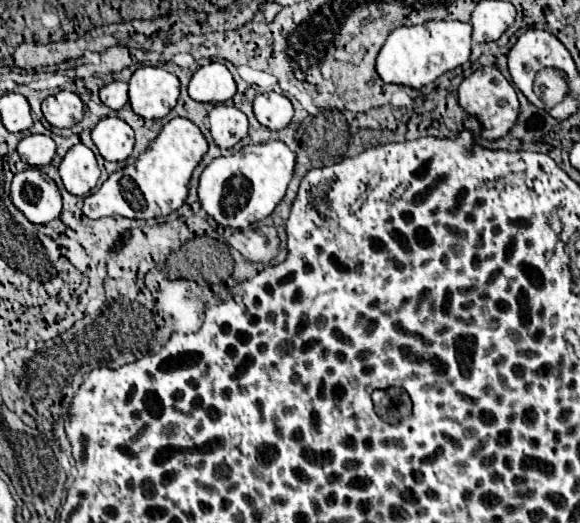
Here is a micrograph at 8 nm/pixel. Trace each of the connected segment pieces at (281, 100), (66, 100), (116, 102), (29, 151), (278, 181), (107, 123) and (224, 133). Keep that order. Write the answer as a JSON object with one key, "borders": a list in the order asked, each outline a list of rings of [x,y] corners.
{"borders":[[[[267,92],[257,96],[253,102],[253,110],[259,124],[269,130],[281,130],[293,118],[293,104],[277,92]]],[[[59,92],[43,102],[43,116],[55,128],[73,128],[83,120],[83,102],[73,92]]],[[[111,82],[101,88],[101,102],[109,106],[111,110],[121,110],[129,102],[127,94],[127,84],[125,82]]],[[[41,134],[25,136],[17,150],[19,150],[21,160],[29,166],[35,166],[35,168],[51,164],[51,160],[57,154],[57,146],[55,146],[53,138],[51,136],[41,136]]],[[[265,142],[265,144],[249,144],[231,156],[215,158],[201,174],[199,180],[199,200],[203,210],[213,216],[221,226],[233,226],[239,230],[247,230],[251,224],[267,218],[275,206],[283,200],[287,184],[291,182],[295,168],[295,152],[283,142]]],[[[117,116],[103,118],[91,132],[99,154],[109,162],[123,162],[131,156],[135,136],[127,122]]],[[[217,104],[209,112],[209,120],[211,120],[209,130],[213,134],[213,140],[221,150],[233,148],[239,140],[247,136],[247,128],[249,128],[247,116],[235,106]]]]}

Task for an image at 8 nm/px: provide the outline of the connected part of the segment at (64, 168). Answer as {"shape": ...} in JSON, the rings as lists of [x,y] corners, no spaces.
{"shape":[[[75,144],[63,158],[59,166],[59,174],[63,178],[65,188],[71,194],[83,196],[89,194],[99,180],[99,166],[91,148],[83,144]]]}

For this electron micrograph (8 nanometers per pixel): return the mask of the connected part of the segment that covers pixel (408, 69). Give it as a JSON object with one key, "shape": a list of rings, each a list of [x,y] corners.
{"shape":[[[425,22],[393,30],[377,56],[377,72],[383,82],[423,88],[441,74],[463,66],[471,54],[471,24],[463,22]]]}

